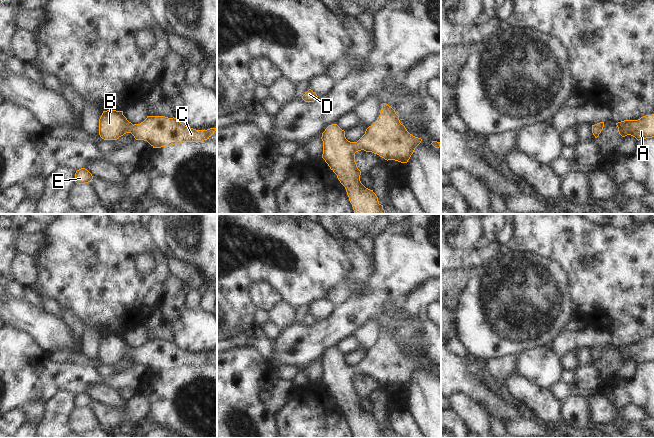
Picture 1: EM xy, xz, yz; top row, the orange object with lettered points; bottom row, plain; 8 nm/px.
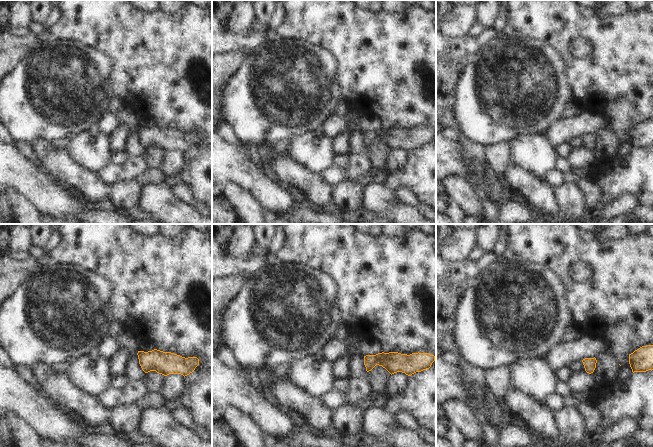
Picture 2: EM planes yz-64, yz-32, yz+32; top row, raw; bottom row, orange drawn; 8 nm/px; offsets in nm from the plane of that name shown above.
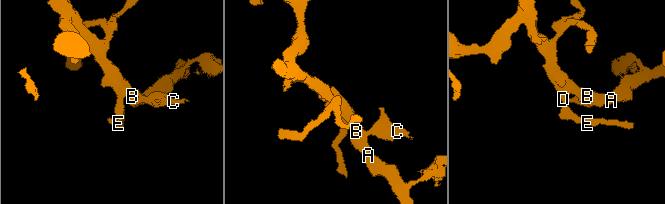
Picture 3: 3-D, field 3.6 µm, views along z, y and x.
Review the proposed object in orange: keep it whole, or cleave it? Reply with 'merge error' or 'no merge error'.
no merge error

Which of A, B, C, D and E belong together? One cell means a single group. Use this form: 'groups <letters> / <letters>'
groups A B C D E

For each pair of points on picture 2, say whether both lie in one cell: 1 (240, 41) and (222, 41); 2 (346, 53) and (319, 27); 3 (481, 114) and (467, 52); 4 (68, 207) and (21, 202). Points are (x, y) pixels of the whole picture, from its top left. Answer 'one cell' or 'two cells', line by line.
1: one cell
2: one cell
3: two cells
4: two cells

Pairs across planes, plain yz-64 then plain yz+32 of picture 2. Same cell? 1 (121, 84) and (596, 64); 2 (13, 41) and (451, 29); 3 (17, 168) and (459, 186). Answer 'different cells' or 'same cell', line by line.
1: same cell
2: different cells
3: different cells

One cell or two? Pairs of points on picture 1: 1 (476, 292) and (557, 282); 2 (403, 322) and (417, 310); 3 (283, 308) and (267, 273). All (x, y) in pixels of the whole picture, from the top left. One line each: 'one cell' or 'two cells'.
1: one cell
2: two cells
3: two cells

